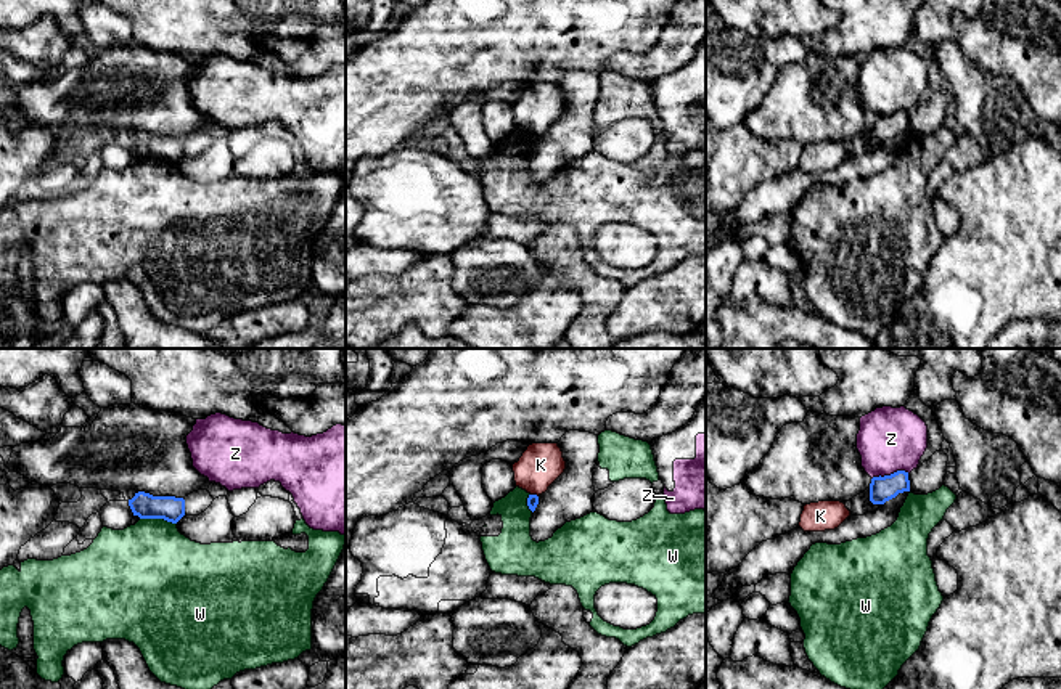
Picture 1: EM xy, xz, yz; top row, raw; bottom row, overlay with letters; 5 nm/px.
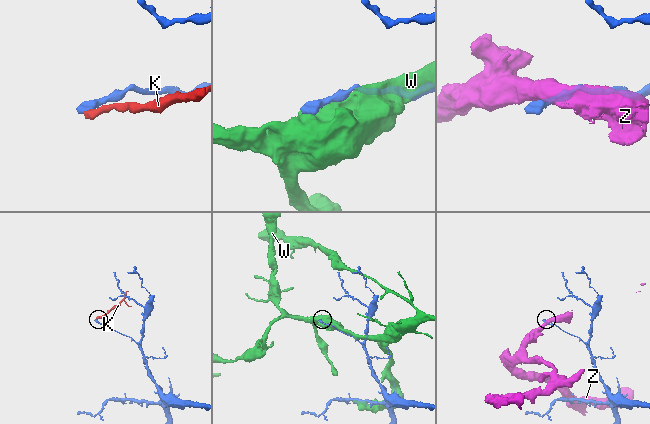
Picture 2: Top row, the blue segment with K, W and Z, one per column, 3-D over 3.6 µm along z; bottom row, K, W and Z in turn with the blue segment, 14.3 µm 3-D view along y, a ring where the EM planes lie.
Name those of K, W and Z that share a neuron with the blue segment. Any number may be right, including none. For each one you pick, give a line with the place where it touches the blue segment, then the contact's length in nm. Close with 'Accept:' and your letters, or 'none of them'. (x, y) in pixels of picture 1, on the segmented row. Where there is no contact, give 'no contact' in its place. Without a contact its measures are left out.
Accept: none of them

